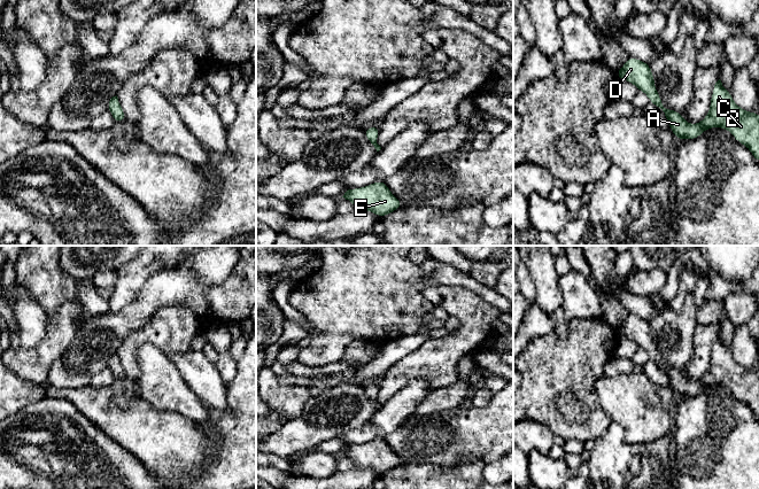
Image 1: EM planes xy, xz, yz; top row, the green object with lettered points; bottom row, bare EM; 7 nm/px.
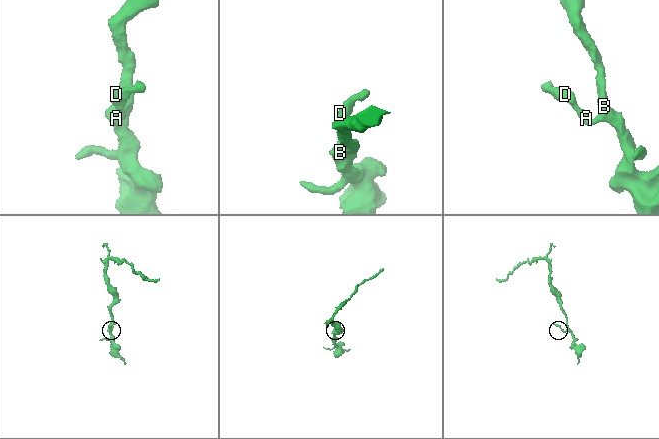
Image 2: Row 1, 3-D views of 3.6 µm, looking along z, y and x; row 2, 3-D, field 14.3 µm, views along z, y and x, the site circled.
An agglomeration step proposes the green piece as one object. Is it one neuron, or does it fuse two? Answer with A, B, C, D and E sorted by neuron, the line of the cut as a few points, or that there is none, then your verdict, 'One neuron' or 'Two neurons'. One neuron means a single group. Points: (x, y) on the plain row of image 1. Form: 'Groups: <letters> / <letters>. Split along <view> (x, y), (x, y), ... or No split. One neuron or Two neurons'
Groups: A B C D E. No split. One neuron

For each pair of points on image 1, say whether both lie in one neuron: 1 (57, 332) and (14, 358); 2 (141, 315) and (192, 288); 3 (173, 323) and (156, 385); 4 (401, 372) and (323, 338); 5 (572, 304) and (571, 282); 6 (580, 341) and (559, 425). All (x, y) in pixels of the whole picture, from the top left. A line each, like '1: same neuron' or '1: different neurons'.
1: same neuron
2: same neuron
3: different neurons
4: different neurons
5: same neuron
6: same neuron

